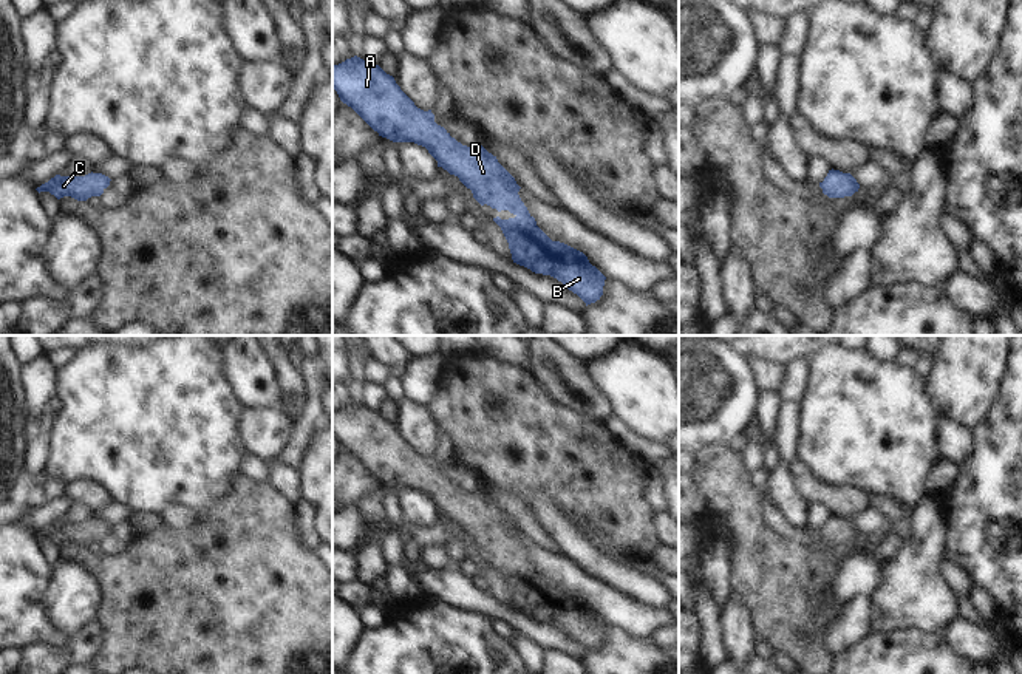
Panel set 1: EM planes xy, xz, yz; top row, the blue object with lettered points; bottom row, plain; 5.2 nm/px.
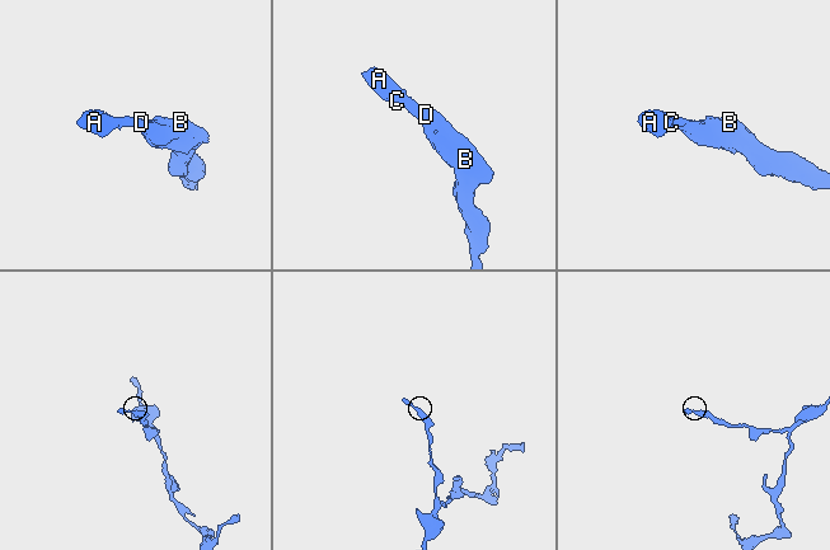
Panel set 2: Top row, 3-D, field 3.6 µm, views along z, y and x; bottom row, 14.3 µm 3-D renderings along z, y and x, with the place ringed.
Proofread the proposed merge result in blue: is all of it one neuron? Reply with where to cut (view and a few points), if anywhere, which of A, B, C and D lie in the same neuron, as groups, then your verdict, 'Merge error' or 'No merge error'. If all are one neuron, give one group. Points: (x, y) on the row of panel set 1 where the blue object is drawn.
No split. Groups: A B C D. No merge error

